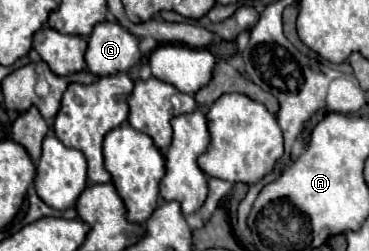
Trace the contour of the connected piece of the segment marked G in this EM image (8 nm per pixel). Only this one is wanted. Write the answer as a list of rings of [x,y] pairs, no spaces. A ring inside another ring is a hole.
[[[103,21],[101,25],[95,25],[89,35],[89,47],[85,53],[87,69],[99,77],[129,71],[141,59],[137,45],[139,39],[125,27],[117,25],[117,21]]]

